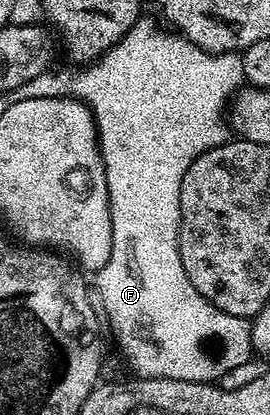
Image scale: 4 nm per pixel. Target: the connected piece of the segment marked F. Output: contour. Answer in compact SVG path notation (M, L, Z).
M146 18L139 19L134 28L116 46L95 60L85 70L70 72L57 72L51 70L42 76L32 78L20 89L25 98L48 98L49 96L73 96L90 106L90 112L94 115L94 121L98 127L98 149L102 151L102 161L106 167L106 181L108 182L108 198L110 199L110 213L112 214L112 254L108 262L96 274L98 280L98 292L102 295L100 308L104 313L104 320L110 323L114 331L114 340L122 347L122 356L130 363L130 368L135 377L151 376L152 378L184 378L185 380L205 380L218 382L224 374L236 370L236 366L244 366L252 358L254 347L250 337L251 321L245 316L233 316L224 314L215 304L208 302L188 282L188 274L184 274L184 266L180 262L180 250L178 249L178 223L180 222L180 186L184 182L184 174L188 174L188 166L200 158L208 150L225 144L228 139L228 120L222 115L227 115L228 105L238 95L244 84L244 66L242 57L238 52L205 52L200 46L196 46L191 40L181 34L169 36L162 28L157 28L152 21Z

